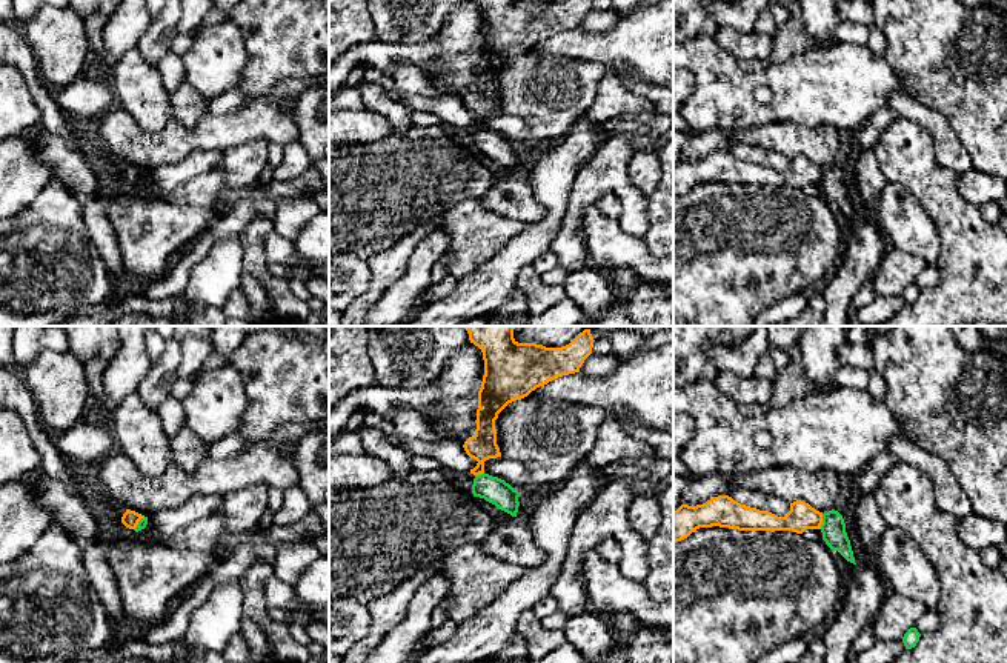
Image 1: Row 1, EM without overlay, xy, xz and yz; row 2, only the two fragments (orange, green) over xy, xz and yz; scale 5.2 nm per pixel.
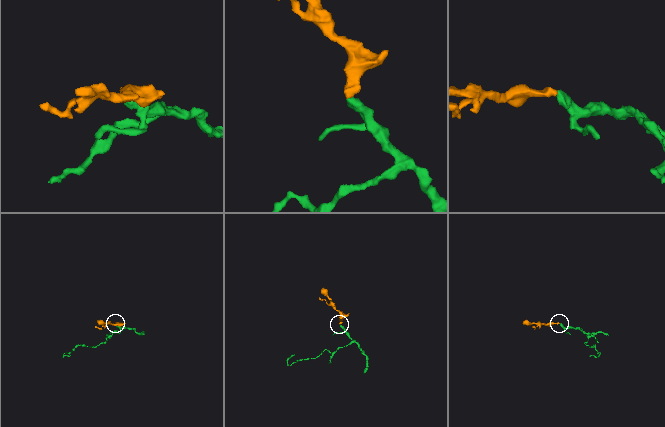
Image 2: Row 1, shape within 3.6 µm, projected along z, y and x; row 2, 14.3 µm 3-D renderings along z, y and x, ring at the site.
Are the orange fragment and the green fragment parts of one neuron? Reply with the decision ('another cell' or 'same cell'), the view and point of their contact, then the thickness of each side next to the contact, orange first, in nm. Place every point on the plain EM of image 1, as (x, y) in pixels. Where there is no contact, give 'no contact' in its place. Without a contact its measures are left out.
same cell | yz (821, 177) | 140/130 nm

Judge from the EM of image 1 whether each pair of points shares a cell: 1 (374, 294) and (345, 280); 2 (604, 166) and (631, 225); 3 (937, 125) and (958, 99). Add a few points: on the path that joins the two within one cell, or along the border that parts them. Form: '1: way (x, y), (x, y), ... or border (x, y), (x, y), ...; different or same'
1: border (368, 260), (369, 286), (345, 309); different
2: way (615, 180), (631, 197), (631, 211); same
3: border (912, 96), (924, 105), (935, 108), (964, 145); different

